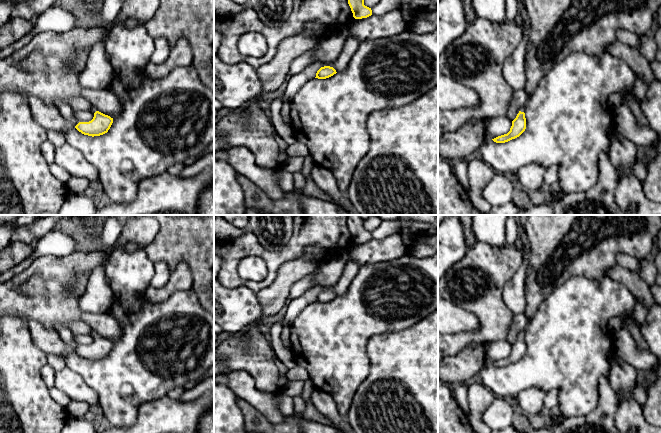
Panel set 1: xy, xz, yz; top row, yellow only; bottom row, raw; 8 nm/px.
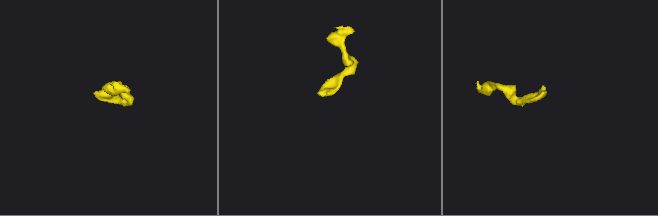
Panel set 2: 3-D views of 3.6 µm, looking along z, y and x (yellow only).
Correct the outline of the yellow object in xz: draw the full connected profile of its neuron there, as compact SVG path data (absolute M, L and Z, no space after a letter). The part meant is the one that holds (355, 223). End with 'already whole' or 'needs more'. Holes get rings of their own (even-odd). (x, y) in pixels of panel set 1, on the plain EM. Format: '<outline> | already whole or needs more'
M348 215L348 228L355 243L367 242L372 239L371 232L364 229L364 220L360 215Z | already whole

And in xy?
M96 335L91 345L79 346L75 352L84 359L94 361L107 357L112 347L113 342L99 335Z | already whole

